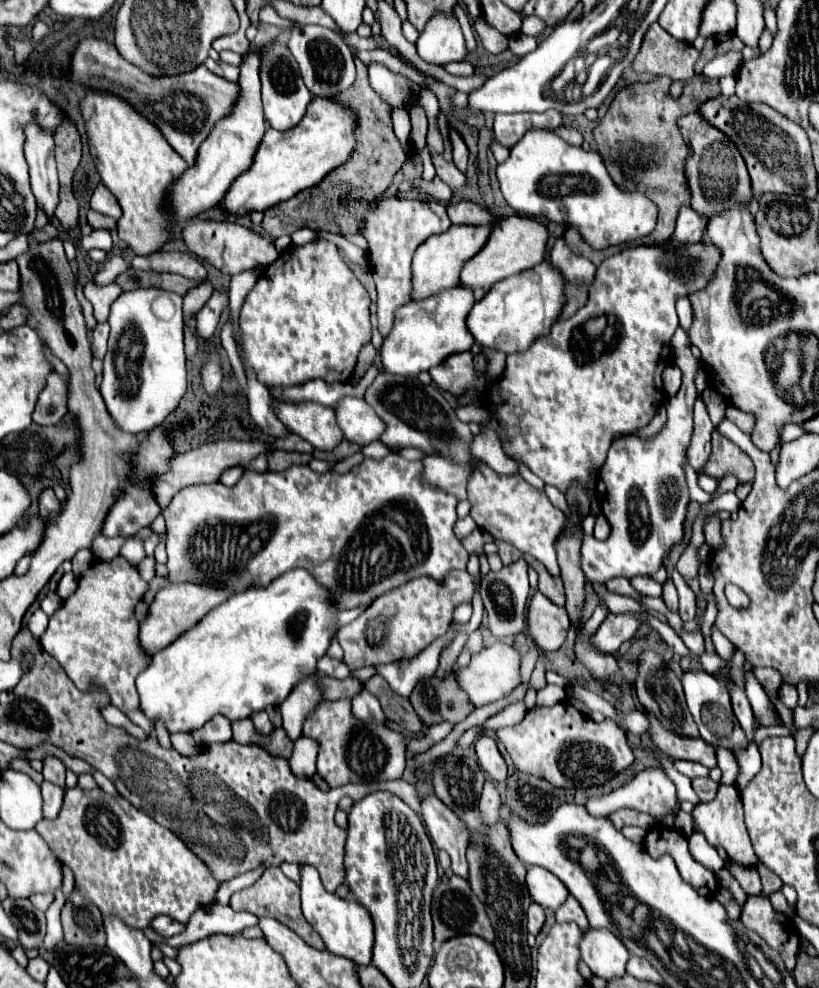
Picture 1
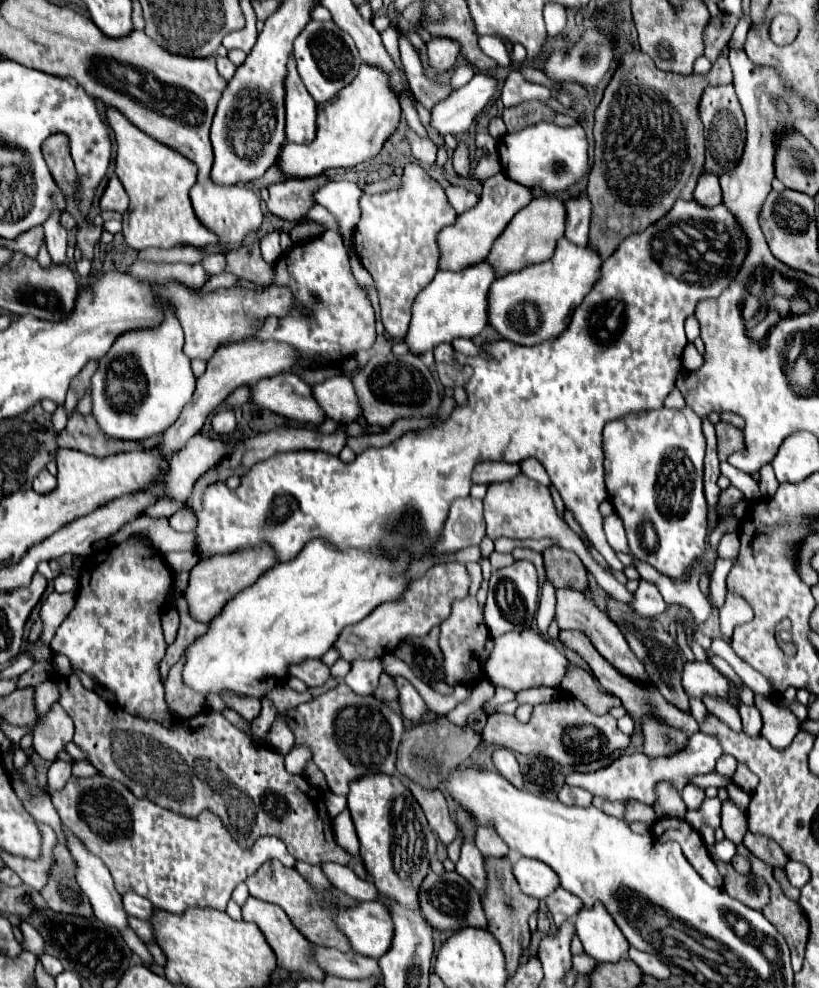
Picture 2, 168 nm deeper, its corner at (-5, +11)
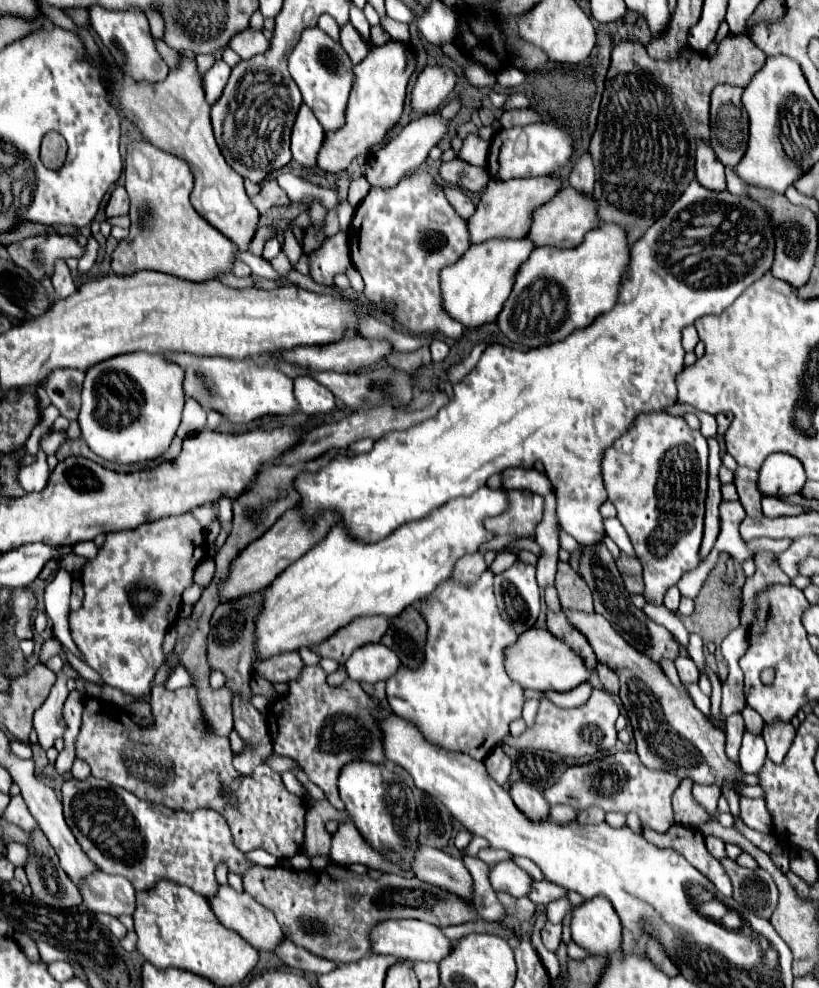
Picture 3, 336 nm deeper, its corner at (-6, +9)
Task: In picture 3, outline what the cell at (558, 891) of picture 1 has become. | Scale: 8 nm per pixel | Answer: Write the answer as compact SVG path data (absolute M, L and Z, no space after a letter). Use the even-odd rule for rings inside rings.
M512 860L498 862L490 872L490 882L496 892L508 892L516 898L530 894L530 884L534 884L534 878L516 866Z

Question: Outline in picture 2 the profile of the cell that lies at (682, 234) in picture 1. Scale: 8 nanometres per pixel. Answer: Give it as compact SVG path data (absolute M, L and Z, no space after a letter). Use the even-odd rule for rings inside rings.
M701 172L699 180L697 180L697 188L693 192L693 198L703 204L703 206L717 206L721 204L723 196L721 196L721 186L719 186L719 178L711 172Z

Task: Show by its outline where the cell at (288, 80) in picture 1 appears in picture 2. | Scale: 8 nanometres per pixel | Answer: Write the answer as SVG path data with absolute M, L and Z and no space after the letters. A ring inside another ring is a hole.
M293 56L289 58L289 78L287 82L287 142L309 144L315 140L317 132L317 104L309 98L309 92L303 88L301 76L293 66Z

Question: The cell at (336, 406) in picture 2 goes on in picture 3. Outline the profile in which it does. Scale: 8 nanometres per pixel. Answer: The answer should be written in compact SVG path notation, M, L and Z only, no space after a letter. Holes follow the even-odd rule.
M310 376L294 380L294 396L304 414L330 414L336 410L334 394Z

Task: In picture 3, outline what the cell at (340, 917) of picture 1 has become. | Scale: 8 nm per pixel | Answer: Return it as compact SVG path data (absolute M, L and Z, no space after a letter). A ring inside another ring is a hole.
M386 920L378 922L370 932L370 952L372 954L388 954L398 960L422 960L422 962L440 962L452 948L452 942L444 938L438 926L426 924L422 920Z

